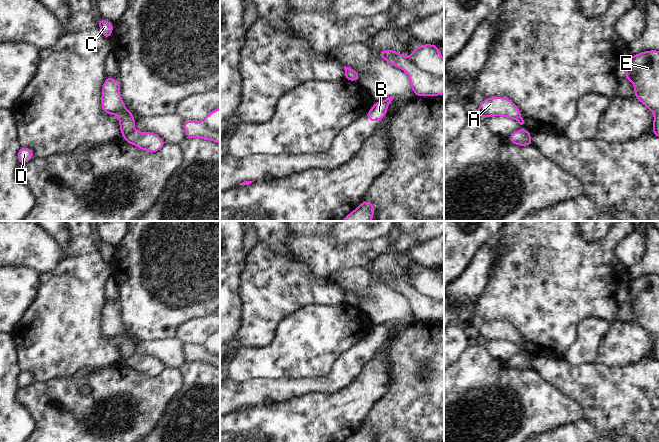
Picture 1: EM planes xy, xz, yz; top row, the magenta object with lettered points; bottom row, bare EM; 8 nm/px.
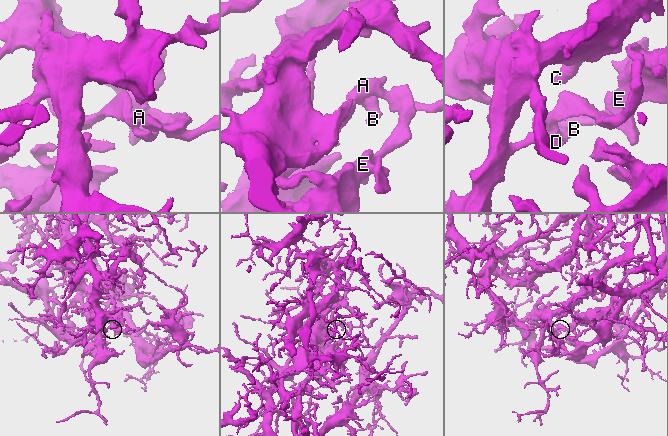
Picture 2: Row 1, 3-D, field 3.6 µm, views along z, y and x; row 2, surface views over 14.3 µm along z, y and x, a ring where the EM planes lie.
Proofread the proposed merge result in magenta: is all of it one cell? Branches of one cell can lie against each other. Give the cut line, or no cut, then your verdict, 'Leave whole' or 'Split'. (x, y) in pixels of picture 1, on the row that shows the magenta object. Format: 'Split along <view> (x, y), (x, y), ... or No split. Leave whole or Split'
Split along xy (133, 128), (123, 137). Split

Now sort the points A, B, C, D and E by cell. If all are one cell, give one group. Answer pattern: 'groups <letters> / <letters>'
groups A C D E / B

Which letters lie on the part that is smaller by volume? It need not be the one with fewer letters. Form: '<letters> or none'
B

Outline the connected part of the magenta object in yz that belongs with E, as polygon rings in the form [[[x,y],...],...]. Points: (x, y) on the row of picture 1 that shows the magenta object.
[[[659,50],[627,56],[624,78],[634,85],[634,93],[654,116],[652,133],[659,138]]]

